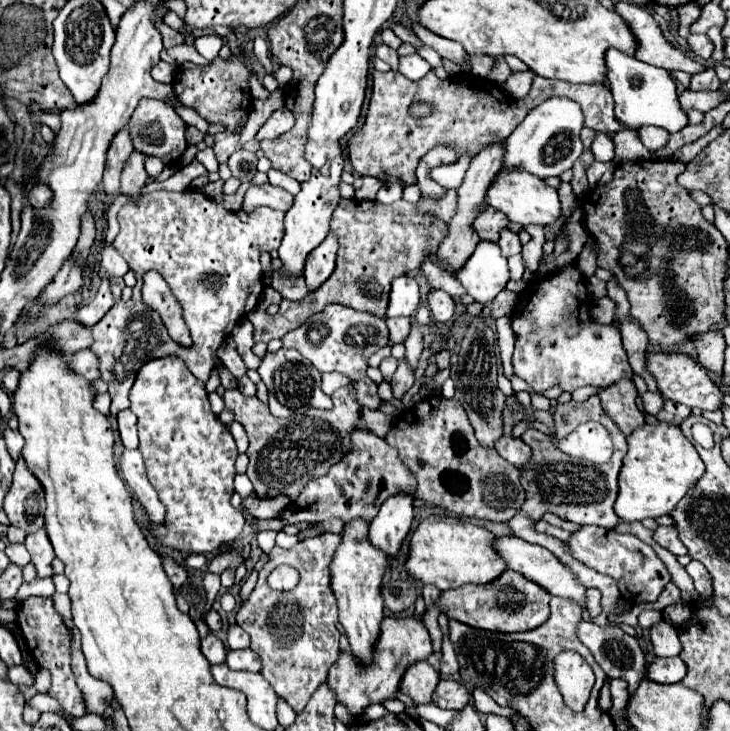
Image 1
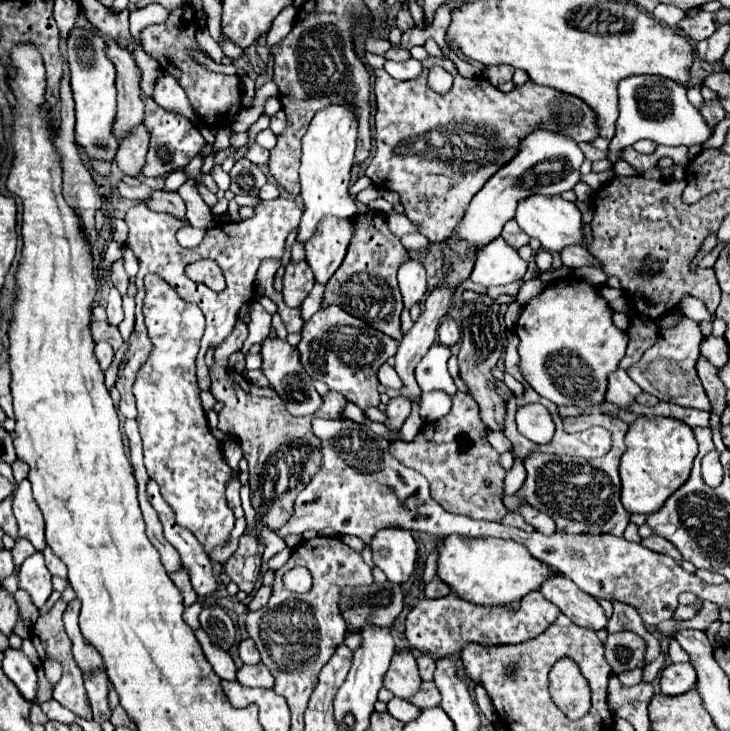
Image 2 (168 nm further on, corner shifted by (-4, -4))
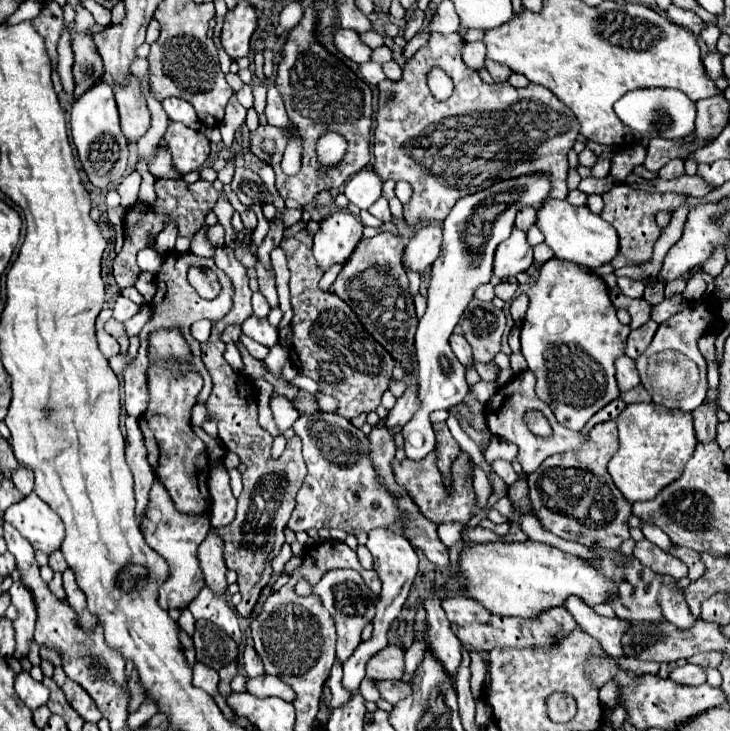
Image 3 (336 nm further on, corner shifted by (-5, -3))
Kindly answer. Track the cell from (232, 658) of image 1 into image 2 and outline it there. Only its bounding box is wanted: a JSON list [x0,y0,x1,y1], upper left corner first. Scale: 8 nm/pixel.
[237,663,275,689]

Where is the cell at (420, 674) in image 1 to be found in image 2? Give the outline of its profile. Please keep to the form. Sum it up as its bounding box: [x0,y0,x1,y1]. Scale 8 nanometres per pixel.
[385,651,421,699]

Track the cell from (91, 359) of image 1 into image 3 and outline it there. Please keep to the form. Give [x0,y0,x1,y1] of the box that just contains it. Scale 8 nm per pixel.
[98,324,120,358]

